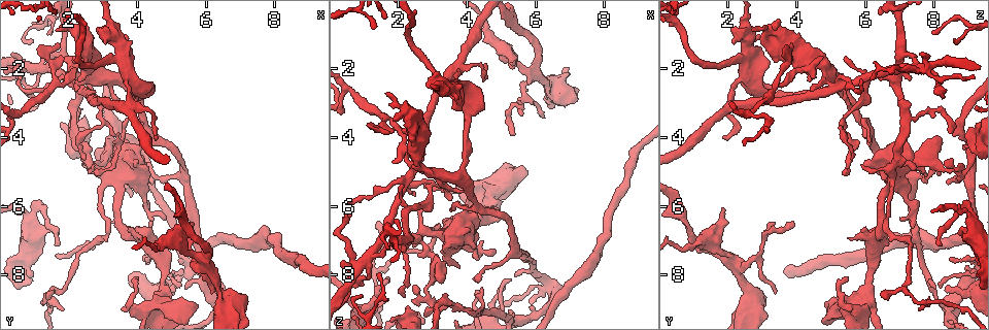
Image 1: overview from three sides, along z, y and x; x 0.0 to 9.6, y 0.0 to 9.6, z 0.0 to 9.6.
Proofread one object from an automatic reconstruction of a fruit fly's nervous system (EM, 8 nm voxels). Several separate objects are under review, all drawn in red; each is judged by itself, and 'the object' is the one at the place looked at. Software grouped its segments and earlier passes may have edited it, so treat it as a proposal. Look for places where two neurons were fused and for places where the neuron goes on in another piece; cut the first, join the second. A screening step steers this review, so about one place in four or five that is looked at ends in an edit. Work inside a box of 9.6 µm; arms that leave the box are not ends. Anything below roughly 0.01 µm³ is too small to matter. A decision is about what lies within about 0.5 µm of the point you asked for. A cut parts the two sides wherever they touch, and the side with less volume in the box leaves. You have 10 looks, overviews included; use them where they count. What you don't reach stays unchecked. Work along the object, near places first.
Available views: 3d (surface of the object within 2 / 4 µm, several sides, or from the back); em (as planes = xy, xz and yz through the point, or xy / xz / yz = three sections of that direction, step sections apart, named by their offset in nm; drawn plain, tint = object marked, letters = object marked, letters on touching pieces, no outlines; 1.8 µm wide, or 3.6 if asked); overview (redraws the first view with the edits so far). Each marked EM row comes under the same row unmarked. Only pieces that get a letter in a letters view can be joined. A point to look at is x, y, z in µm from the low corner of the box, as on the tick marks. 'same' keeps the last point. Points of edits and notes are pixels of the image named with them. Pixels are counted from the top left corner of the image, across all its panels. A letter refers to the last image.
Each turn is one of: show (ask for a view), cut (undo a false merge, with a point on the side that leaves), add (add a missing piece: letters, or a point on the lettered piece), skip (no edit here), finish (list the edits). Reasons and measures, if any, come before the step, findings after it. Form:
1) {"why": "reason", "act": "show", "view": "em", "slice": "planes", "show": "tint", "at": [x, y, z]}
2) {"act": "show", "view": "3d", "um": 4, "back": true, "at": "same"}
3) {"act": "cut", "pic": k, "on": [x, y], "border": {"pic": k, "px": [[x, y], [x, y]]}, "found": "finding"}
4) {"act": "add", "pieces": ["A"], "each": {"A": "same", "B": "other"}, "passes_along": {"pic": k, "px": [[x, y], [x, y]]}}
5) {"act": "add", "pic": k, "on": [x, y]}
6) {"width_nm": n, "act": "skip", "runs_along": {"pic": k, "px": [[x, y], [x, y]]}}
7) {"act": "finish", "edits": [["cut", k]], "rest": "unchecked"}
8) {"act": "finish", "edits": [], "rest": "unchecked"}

{"why": "an open end", "act": "show", "view": "em", "slice": "planes", "show": "letters", "at": [4.40, 6.60, 7.35]}

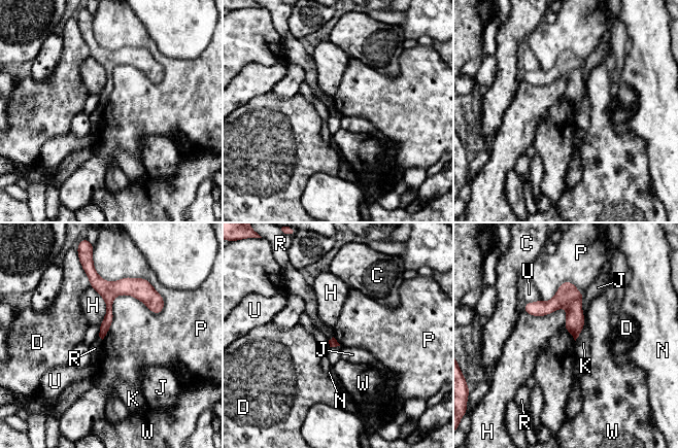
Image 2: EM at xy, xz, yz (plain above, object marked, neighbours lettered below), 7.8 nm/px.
{"act": "skip", "each": {"C": "other", "D": "other", "H": "other", "J": "other", "K": "other", "N": "other", "P": "other", "R": "other", "U": "other", "W": "other"}, "runs_along": {"pic": 2, "px": [[92, 278], [160, 306]]}, "found": "no lettered piece goes on from it"}

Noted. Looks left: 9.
{"why": "calibre changes", "act": "show", "view": "em", "slice": "planes", "show": "letters", "at": [5.10, 8.25, 8.30]}

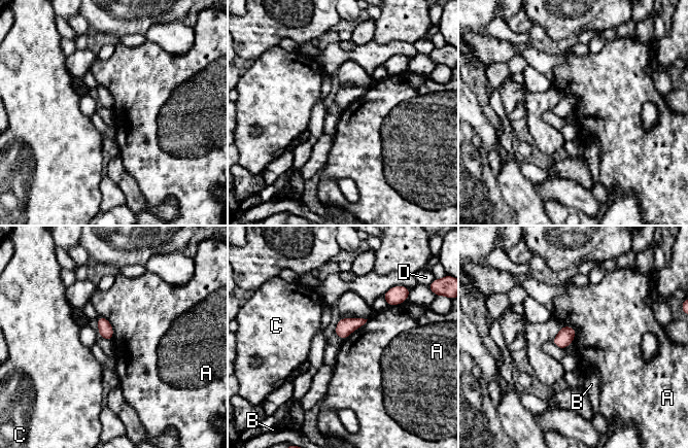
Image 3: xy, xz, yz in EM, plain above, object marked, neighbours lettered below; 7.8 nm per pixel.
{"act": "skip", "each": {"A": "other", "B": "other", "C": "other", "D": "other"}, "border": {"pic": 3, "px": [[99, 315], [111, 325], [111, 340]]}, "found": "all the same neuron"}

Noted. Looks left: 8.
{"why": "stops while still wide", "act": "show", "view": "3d", "um": 2, "at": [2.25, 4.30, 9.00]}

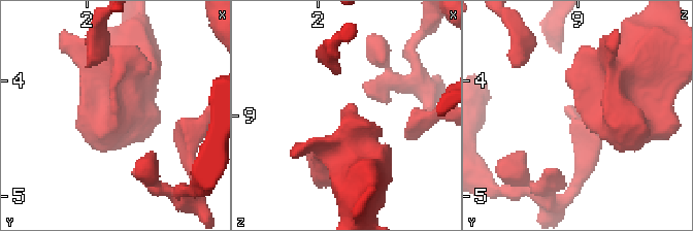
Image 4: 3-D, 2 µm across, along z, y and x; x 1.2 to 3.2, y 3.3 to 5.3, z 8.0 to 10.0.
{"act": "show", "view": "em", "slice": "yz", "step": 4, "show": "tint", "at": [2.26, 4.26, 9.00]}

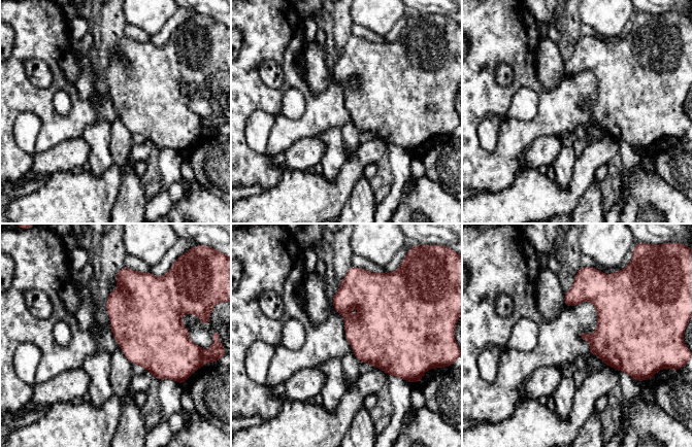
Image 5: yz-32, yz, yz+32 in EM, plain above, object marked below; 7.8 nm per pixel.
{"why": "another direction", "act": "show", "view": "em", "slice": "planes", "show": "letters", "at": "same"}

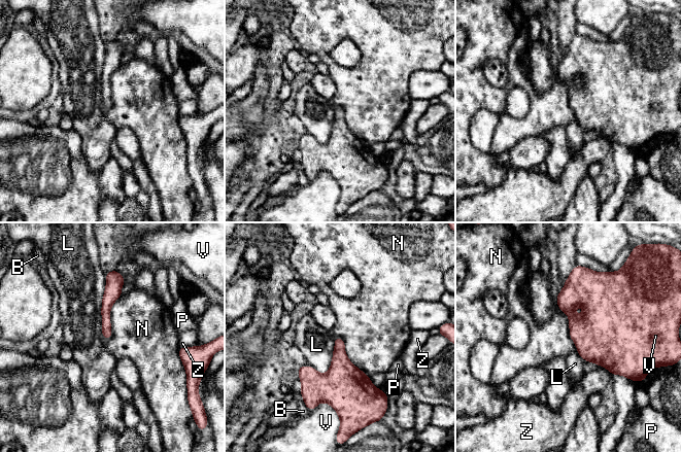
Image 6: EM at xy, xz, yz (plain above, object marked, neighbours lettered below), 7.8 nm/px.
{"act": "skip", "each": {"B": "other", "L": "other", "N": "other", "P": "other", "V": "other", "Z": "other"}, "runs_along": {"pic": 6, "px": [[114, 276], [106, 305], [106, 337]]}, "found": "no lettered piece goes on from it"}

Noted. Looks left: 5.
{"why": "an open end", "act": "show", "view": "3d", "um": 4, "at": [1.40, 0.95, 8.00]}

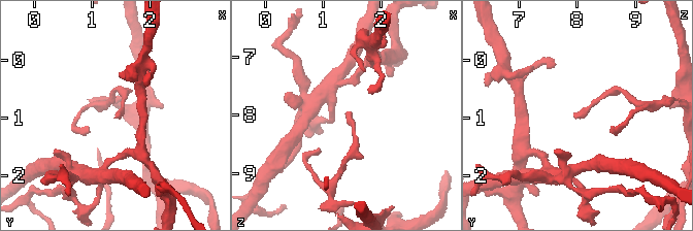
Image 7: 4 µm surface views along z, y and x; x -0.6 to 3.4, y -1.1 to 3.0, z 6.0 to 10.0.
{"act": "show", "view": "em", "slice": "planes", "show": "letters", "at": [1.45, 1.00, 7.95]}

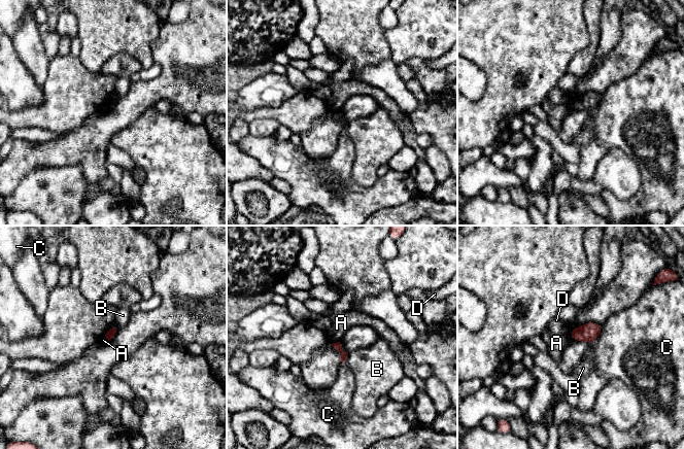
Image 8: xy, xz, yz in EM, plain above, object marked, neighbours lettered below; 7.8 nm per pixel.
{"act": "skip", "each": {"A": "other", "B": "other", "C": "other", "D": "other"}, "border": {"pic": 8, "px": [[339, 341], [332, 344]]}, "found": "no lettered piece goes on from it"}

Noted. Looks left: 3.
{"why": "three-way junction", "act": "show", "view": "3d", "um": 4, "at": [3.65, 3.20, 1.95]}

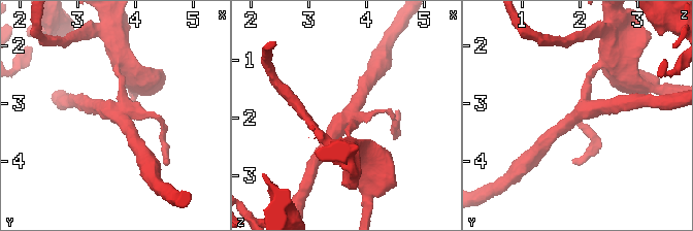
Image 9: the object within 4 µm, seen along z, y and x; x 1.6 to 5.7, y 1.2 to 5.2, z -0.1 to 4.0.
{"act": "show", "view": "em", "um": 3.6, "slice": "planes", "show": "tint", "at": [3.70, 3.20, 1.95]}

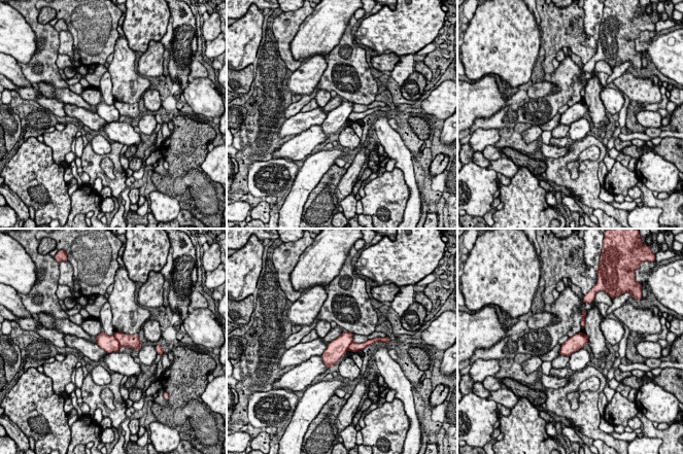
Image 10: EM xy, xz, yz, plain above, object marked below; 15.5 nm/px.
{"act": "show", "view": "em", "um": 3.6, "slice": "planes", "show": "letters", "at": "same"}

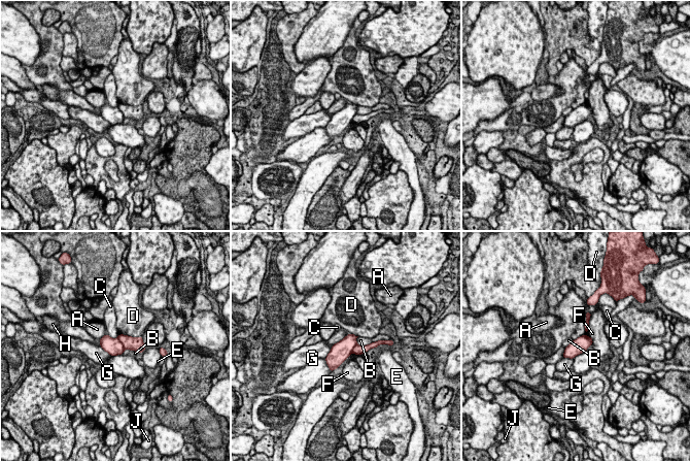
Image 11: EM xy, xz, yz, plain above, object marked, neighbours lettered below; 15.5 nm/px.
{"longest_contact_nm": ["G", 420], "act": "cut", "pic": 11, "on": [113, 347], "each": {"A": "other", "B": "other", "C": "other", "D": "other", "E": "other", "F": "other", "G": "other", "H": "other", "J": "other"}, "border": {"pic": 11, "px": [[117, 337], [125, 349]]}, "found": "a second neuron is stuck on"}

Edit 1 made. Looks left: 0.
{"act": "finish", "edits": [["cut", 11]], "rest": "unchecked"}

